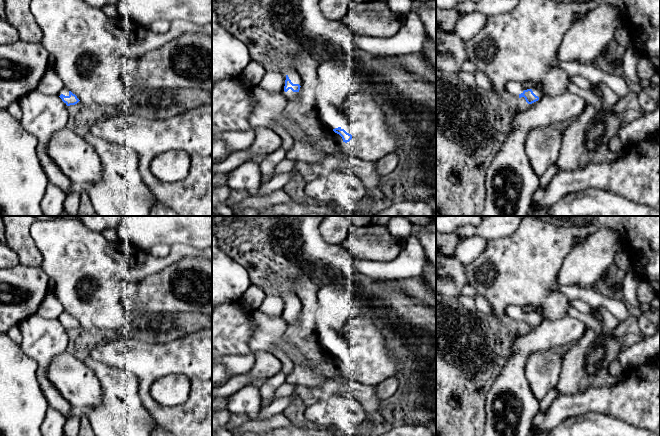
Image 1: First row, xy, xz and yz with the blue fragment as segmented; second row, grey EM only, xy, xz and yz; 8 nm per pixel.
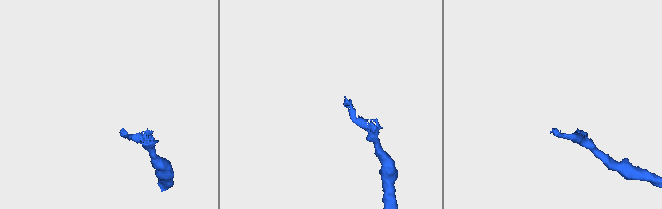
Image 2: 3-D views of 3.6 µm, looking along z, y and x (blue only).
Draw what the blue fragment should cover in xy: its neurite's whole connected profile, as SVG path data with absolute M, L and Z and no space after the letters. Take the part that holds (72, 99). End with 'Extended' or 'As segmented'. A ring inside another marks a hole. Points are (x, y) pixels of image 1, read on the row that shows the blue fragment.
M69 91L69 95L68 96L65 96L63 94L61 94L59 96L62 101L67 105L67 106L70 106L70 105L75 105L77 104L80 100L77 98L77 96L75 94L73 94L71 91Z. As segmented

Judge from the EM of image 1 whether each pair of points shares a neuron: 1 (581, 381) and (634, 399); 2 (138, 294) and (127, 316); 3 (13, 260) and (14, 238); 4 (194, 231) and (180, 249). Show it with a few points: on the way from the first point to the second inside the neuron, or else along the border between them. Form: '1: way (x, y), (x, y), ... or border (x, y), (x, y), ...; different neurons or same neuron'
1: border (620, 381), (602, 386), (589, 386), (575, 393); different neurons
2: border (121, 302), (127, 310), (142, 305), (135, 323); different neurons
3: border (10, 247), (17, 254), (20, 262); different neurons
4: border (170, 246), (185, 244), (201, 250); different neurons

